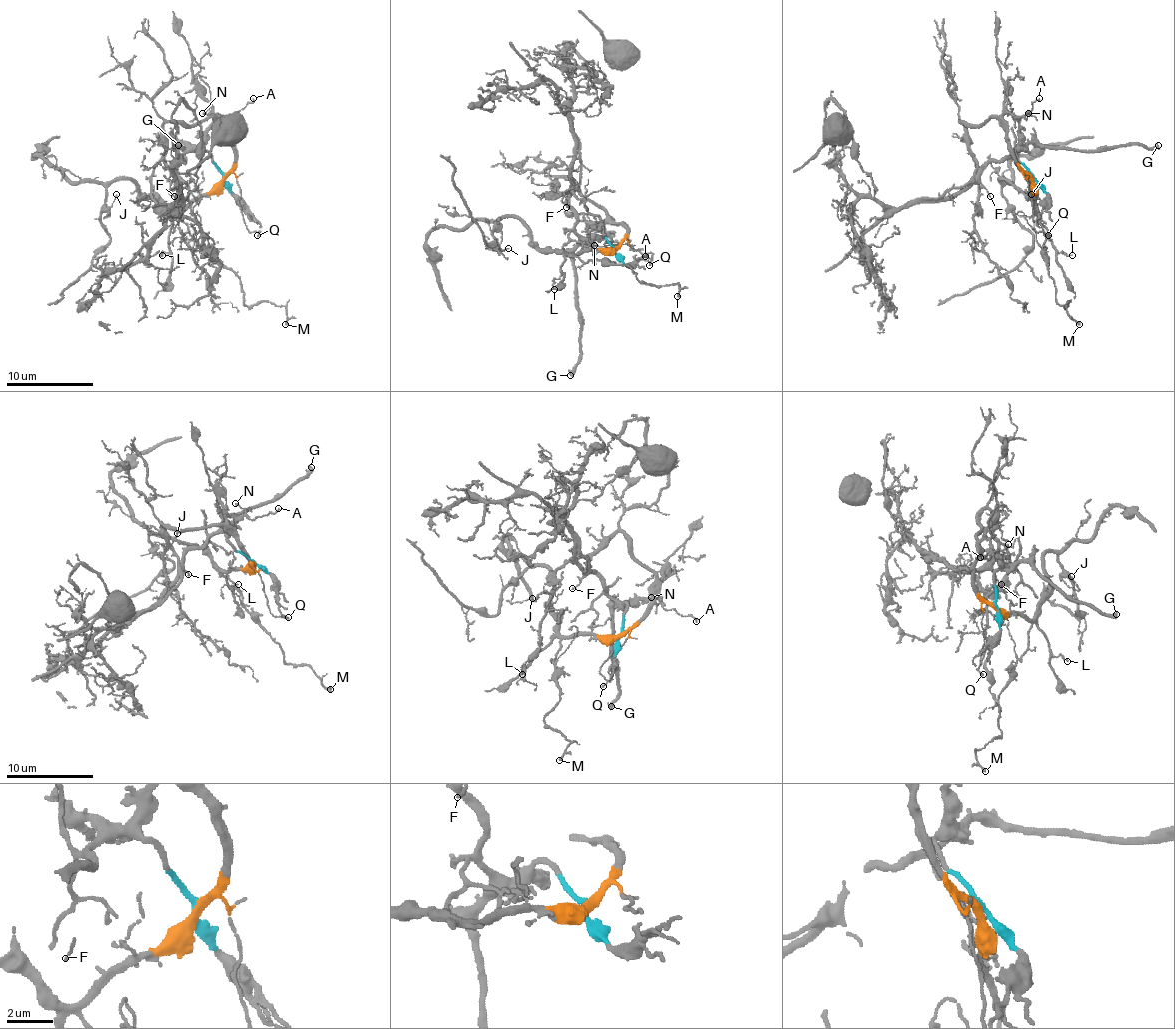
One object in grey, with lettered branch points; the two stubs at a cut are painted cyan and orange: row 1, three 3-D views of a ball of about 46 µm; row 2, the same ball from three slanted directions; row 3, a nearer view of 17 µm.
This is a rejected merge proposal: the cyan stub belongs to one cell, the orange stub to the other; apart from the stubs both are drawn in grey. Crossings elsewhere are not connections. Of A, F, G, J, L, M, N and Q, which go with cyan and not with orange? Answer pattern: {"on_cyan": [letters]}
{"on_cyan": ["A", "F", "G", "N"]}

